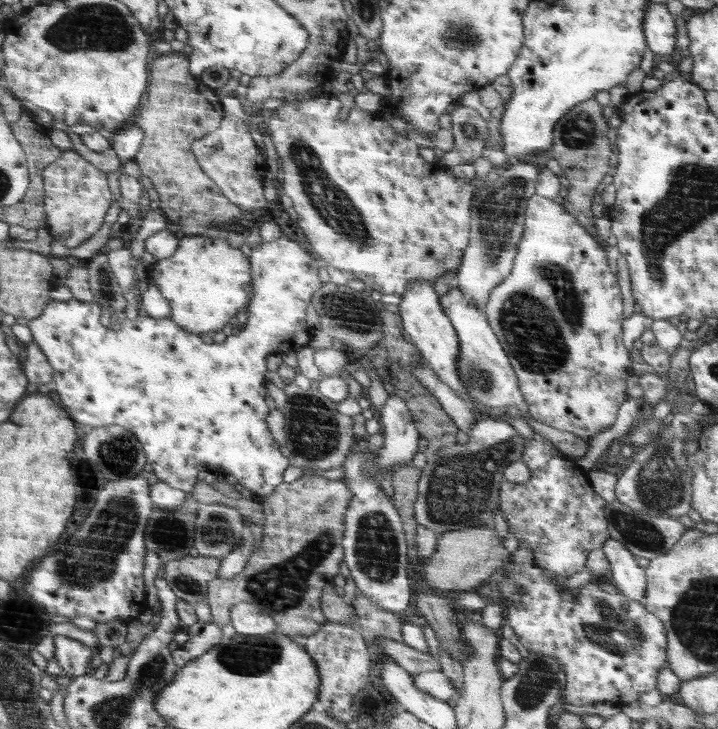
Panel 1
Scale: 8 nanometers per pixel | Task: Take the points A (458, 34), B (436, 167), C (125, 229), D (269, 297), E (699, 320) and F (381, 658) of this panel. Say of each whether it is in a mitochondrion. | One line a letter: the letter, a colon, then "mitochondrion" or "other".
A: mitochondrion
B: other
C: other
D: other
E: other
F: other

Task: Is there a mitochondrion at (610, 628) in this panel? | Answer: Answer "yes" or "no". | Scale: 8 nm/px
yes

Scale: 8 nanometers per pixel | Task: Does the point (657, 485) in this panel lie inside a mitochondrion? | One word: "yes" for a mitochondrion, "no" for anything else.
yes

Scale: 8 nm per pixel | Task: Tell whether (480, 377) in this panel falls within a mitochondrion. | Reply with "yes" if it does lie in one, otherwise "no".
yes

